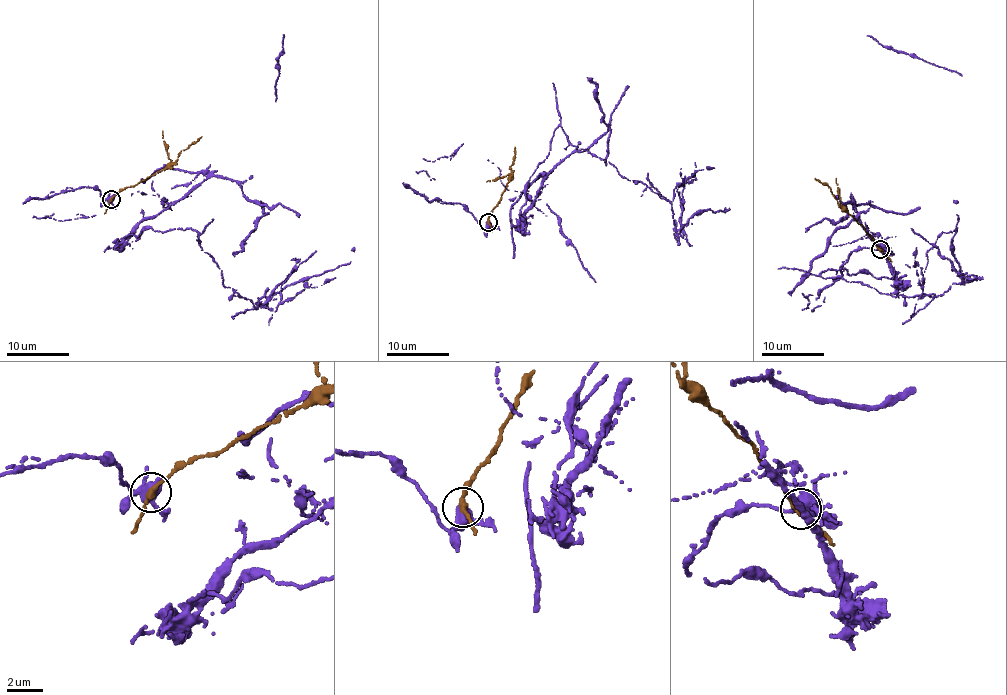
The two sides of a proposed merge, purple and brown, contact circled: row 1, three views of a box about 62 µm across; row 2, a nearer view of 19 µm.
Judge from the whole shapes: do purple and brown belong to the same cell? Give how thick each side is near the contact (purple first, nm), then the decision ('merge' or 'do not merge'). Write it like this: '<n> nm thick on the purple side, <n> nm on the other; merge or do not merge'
360 nm thick on the purple side, 300 nm on the other; do not merge

